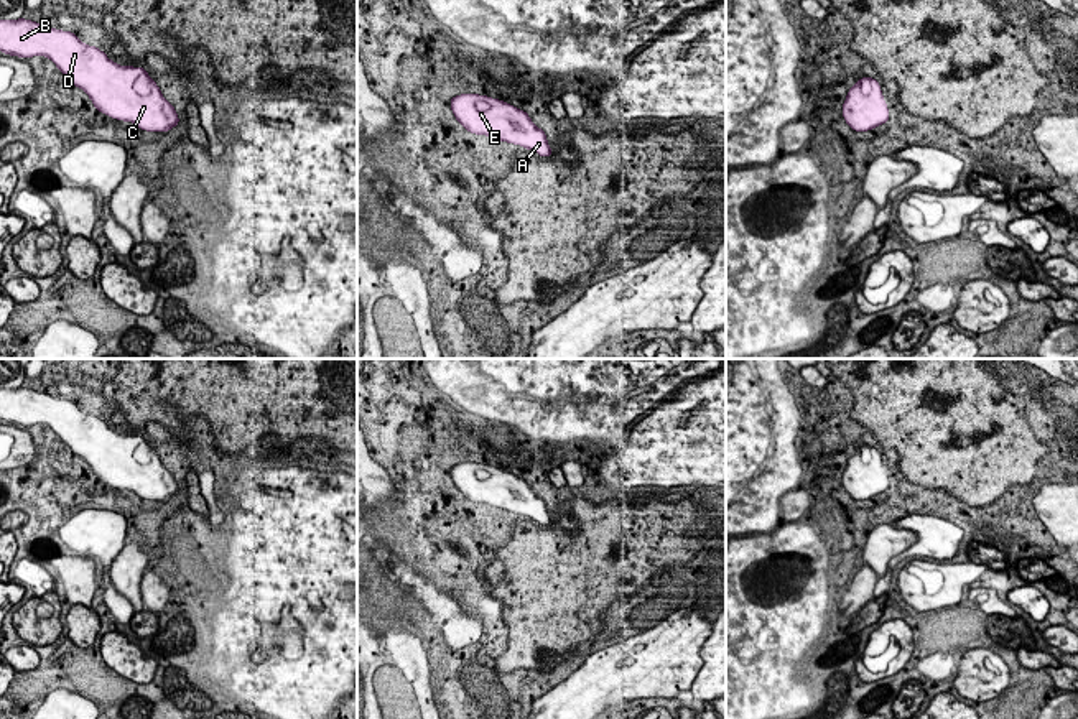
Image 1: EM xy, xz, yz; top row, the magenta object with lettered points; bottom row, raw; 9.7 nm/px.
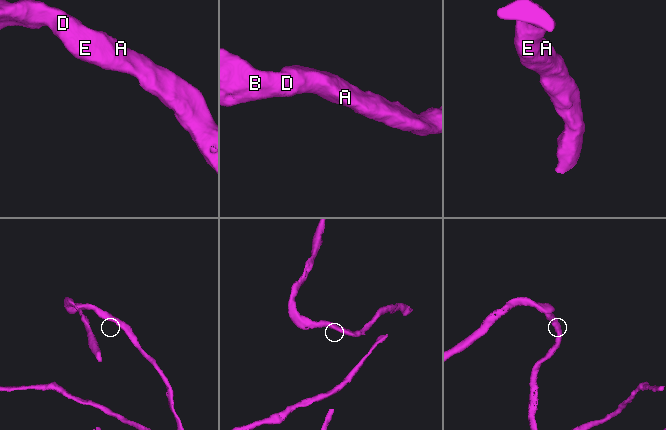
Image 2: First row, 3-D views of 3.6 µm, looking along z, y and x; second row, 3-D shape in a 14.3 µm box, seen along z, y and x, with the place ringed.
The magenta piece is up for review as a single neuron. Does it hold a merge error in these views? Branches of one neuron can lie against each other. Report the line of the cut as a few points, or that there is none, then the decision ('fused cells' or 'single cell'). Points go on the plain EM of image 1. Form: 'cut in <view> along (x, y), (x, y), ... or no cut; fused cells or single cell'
no cut; single cell

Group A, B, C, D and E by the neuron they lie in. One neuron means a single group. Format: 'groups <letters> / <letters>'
groups A B C D E

